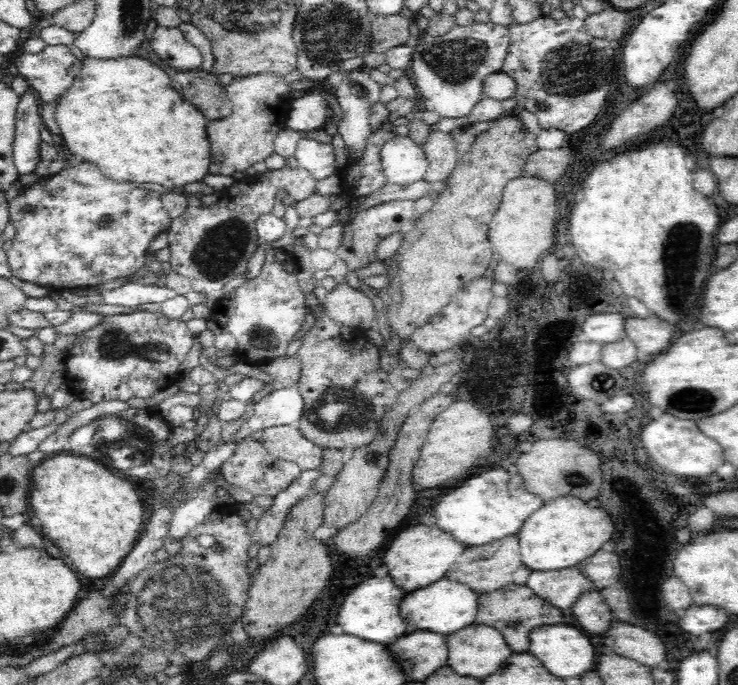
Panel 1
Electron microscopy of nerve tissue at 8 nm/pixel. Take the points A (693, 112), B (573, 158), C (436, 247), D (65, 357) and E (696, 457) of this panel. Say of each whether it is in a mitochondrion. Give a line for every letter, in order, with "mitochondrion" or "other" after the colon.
A: other
B: other
C: mitochondrion
D: other
E: other

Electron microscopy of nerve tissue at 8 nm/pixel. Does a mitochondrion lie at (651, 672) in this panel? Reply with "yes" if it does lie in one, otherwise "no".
no

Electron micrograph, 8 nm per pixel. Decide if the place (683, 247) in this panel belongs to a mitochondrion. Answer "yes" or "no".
yes

